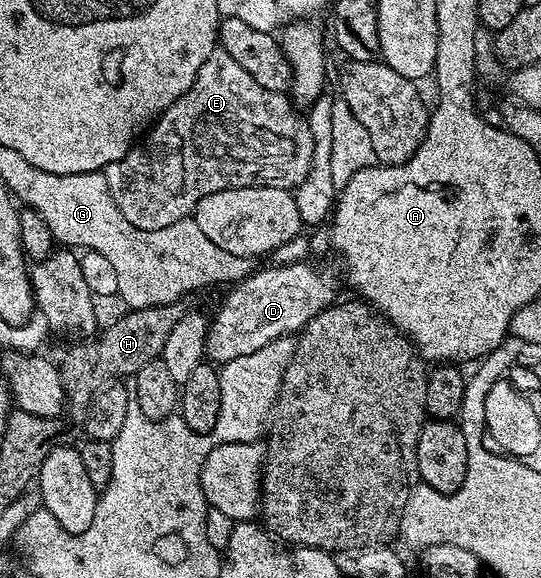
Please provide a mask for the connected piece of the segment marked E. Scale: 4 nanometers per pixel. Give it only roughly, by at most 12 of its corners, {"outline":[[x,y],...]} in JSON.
{"outline":[[223,48],[103,169],[141,230],[294,190],[314,136]]}

